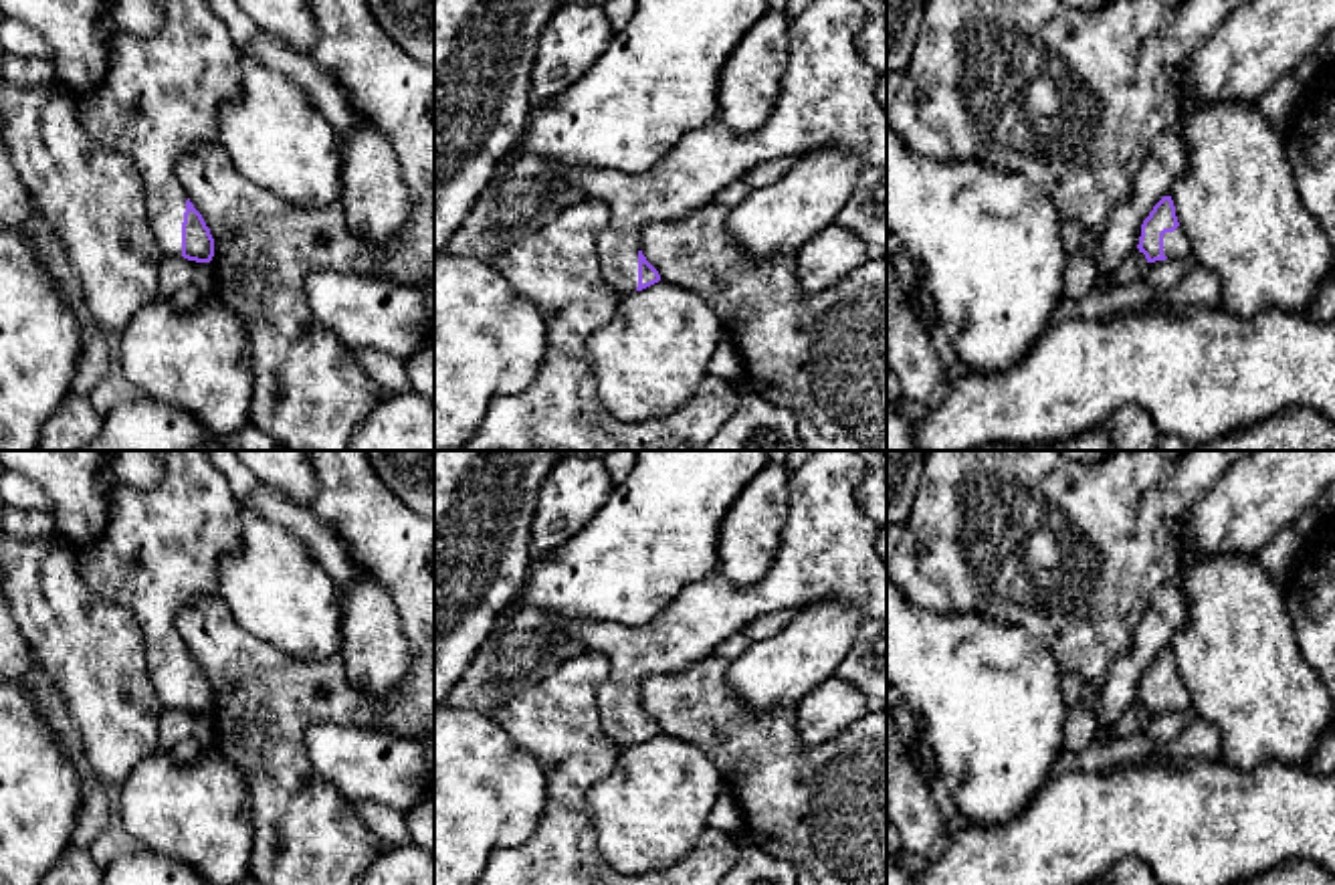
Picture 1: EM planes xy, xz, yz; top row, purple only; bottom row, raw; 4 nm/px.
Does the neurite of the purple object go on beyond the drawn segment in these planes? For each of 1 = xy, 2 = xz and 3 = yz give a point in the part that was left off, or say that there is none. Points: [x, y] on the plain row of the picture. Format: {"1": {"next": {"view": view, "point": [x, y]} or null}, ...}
{"1": {"next": {"view": "xy", "point": [162, 548]}}, "2": {"next": {"view": "xz", "point": [827, 550]}}, "3": {"next": {"view": "yz", "point": [1176, 698]}}}

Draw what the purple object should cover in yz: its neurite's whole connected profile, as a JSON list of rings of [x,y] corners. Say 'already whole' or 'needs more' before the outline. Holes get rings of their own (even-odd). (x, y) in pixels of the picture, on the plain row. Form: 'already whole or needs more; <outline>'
needs more; [[[1163,649],[1141,677],[1137,697],[1147,715],[1186,711],[1192,707],[1190,693],[1182,683],[1171,649]]]

